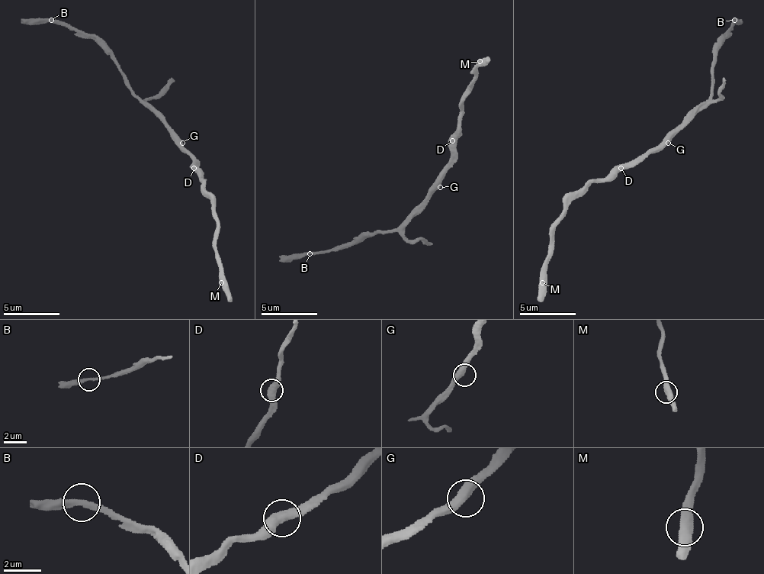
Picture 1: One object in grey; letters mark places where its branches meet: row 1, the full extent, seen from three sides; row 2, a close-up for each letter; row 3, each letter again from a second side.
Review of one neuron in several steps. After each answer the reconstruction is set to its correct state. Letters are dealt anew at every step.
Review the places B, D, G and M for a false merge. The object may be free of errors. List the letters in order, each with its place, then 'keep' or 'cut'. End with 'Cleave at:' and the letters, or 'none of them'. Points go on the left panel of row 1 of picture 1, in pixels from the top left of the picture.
B: place (51, 20); keep
D: place (194, 168); keep
G: place (182, 143); keep
M: place (221, 282); keep
Cleave at: none of them

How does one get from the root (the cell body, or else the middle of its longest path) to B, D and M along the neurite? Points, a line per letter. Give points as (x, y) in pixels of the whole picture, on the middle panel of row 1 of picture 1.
B: (434, 182), (434, 190), (396, 229), (362, 234), (351, 246), (339, 246), (331, 251), (312, 251), (309, 254)
D: (434, 182), (451, 159), (451, 140)
M: (434, 182), (451, 159), (451, 134), (460, 123), (460, 101), (468, 92), (473, 81), (473, 69), (479, 61)

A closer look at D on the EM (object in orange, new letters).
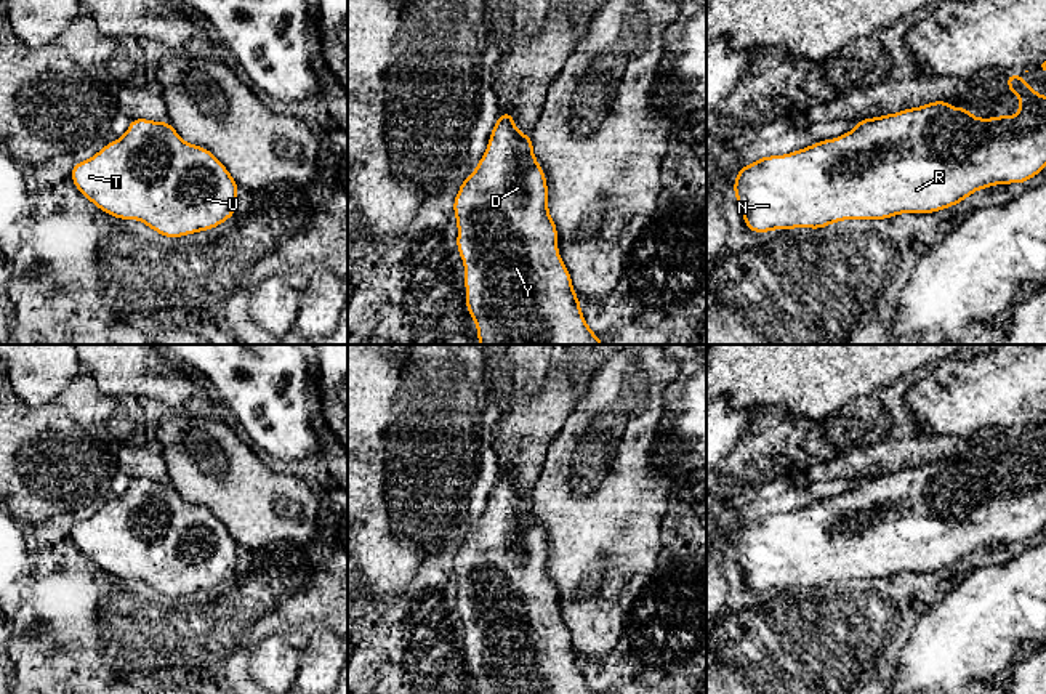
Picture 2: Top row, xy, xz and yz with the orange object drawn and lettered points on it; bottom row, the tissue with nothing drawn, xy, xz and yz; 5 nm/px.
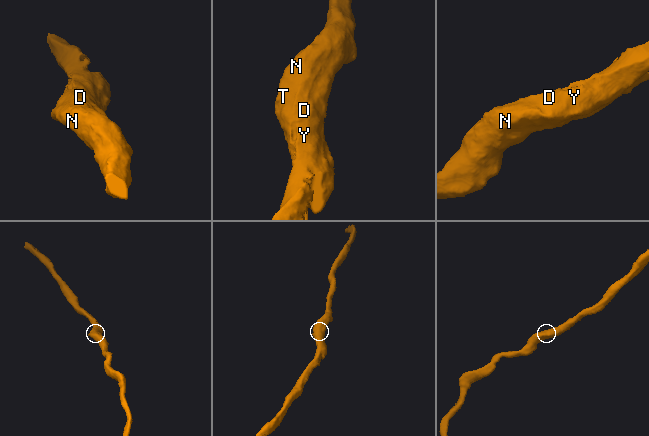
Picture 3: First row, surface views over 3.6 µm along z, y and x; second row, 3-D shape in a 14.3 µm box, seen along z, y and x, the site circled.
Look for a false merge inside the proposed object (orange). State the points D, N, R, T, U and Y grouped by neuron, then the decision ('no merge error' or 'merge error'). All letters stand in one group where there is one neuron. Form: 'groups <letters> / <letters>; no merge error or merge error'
groups D N R T U Y; no merge error

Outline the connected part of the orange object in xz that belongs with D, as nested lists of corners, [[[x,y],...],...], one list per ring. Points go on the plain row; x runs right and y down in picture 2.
[[[501,471],[477,527],[463,539],[453,559],[466,668],[477,694],[594,694],[557,609],[548,553],[530,492],[521,494],[514,474]]]

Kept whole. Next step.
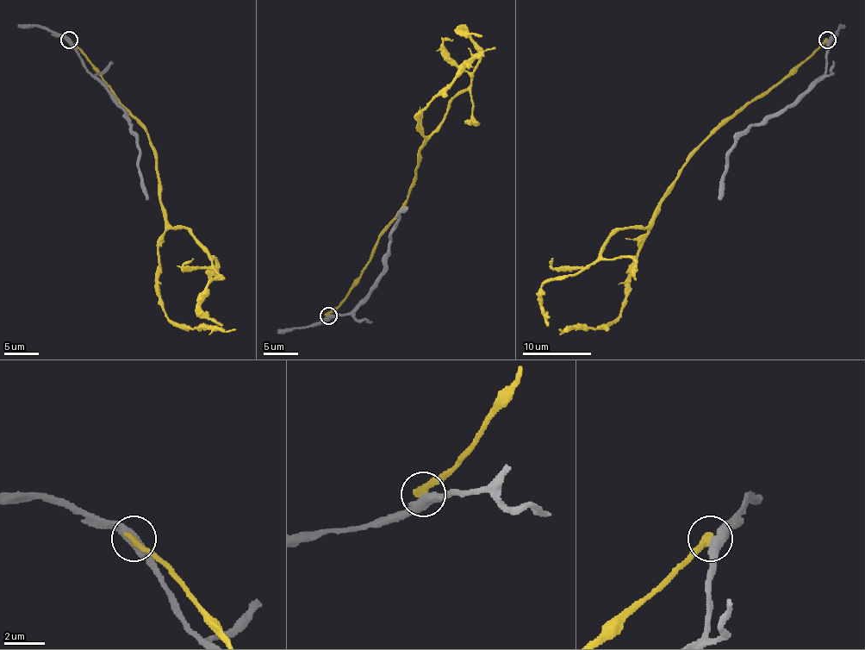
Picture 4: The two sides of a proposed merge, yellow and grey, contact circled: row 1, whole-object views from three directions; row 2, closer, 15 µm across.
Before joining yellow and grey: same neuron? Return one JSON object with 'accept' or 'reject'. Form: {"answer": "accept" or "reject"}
{"answer": "reject"}

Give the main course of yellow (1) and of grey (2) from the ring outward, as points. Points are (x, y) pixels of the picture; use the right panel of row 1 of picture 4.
1: (826, 40), (716, 130), (655, 219), (617, 231), (596, 259), (543, 284), (548, 324)
2: (826, 40), (826, 71), (781, 109), (754, 123), (737, 140), (728, 156), (724, 190), (719, 200)

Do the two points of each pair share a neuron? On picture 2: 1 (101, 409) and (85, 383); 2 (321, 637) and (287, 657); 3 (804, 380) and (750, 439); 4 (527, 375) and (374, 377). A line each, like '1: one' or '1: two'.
1: one
2: two
3: two
4: two

